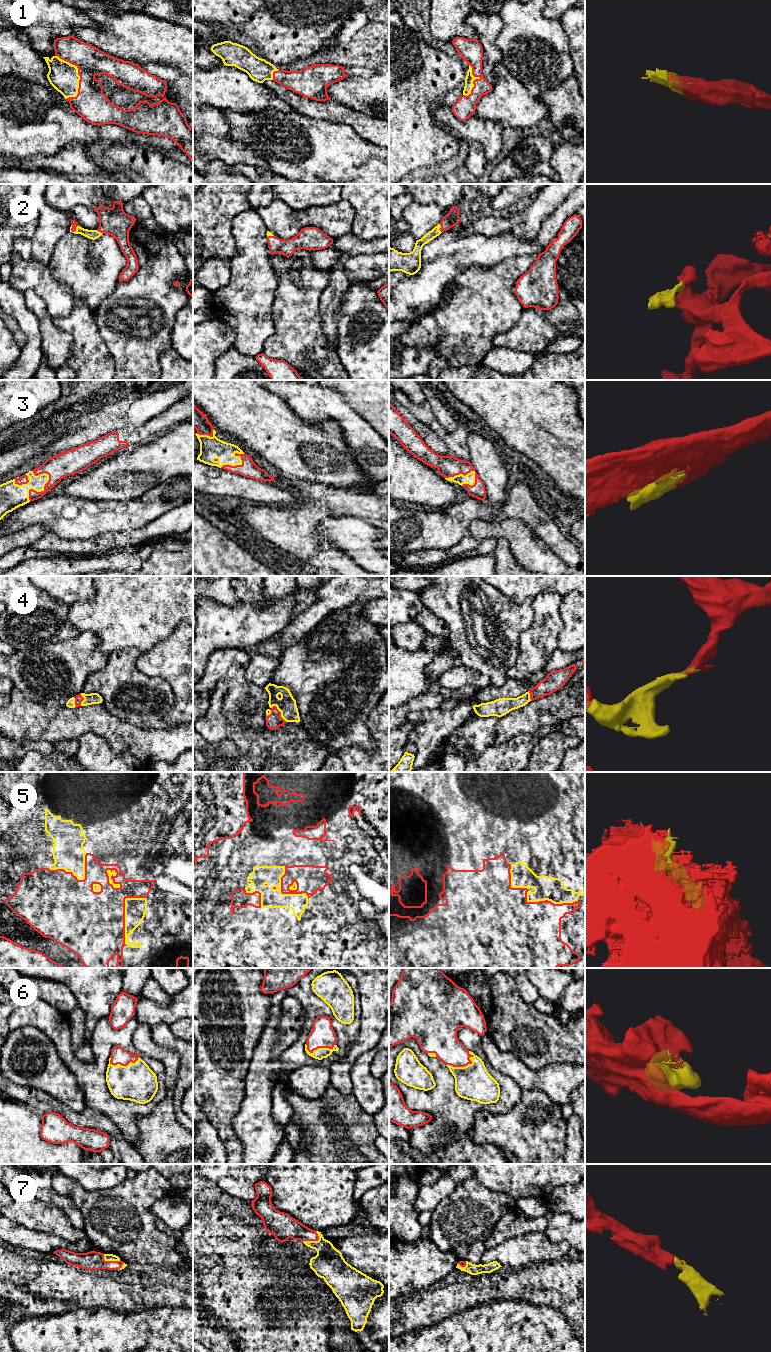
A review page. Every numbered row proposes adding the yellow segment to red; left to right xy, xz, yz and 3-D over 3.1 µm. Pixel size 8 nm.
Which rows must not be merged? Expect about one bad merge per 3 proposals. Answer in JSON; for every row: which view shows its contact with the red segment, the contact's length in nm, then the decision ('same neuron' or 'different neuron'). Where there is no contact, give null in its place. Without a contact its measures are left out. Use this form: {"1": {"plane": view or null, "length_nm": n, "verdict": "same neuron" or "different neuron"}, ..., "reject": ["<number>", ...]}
{"1": {"plane": "xy", "length_nm": 380, "verdict": "same neuron"}, "2": {"plane": "xy", "length_nm": 80, "verdict": "same neuron"}, "3": {"plane": "xy", "length_nm": 260, "verdict": "same neuron"}, "4": {"plane": "xz", "length_nm": 160, "verdict": "same neuron"}, "5": {"plane": "yz", "length_nm": 600, "verdict": "different neuron"}, "6": {"plane": "yz", "length_nm": 240, "verdict": "same neuron"}, "7": {"plane": "xz", "length_nm": 150, "verdict": "same neuron"}, "reject": ["5"]}

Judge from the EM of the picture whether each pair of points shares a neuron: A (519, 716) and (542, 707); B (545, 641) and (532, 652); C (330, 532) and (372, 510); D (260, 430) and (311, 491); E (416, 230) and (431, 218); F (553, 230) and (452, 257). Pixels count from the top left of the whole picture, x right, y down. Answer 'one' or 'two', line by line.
A: one
B: one
C: two
D: two
E: one
F: one

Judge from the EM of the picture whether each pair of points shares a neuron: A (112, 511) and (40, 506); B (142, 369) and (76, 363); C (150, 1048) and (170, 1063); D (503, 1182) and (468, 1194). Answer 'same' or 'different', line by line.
A: same
B: different
C: same
D: different

